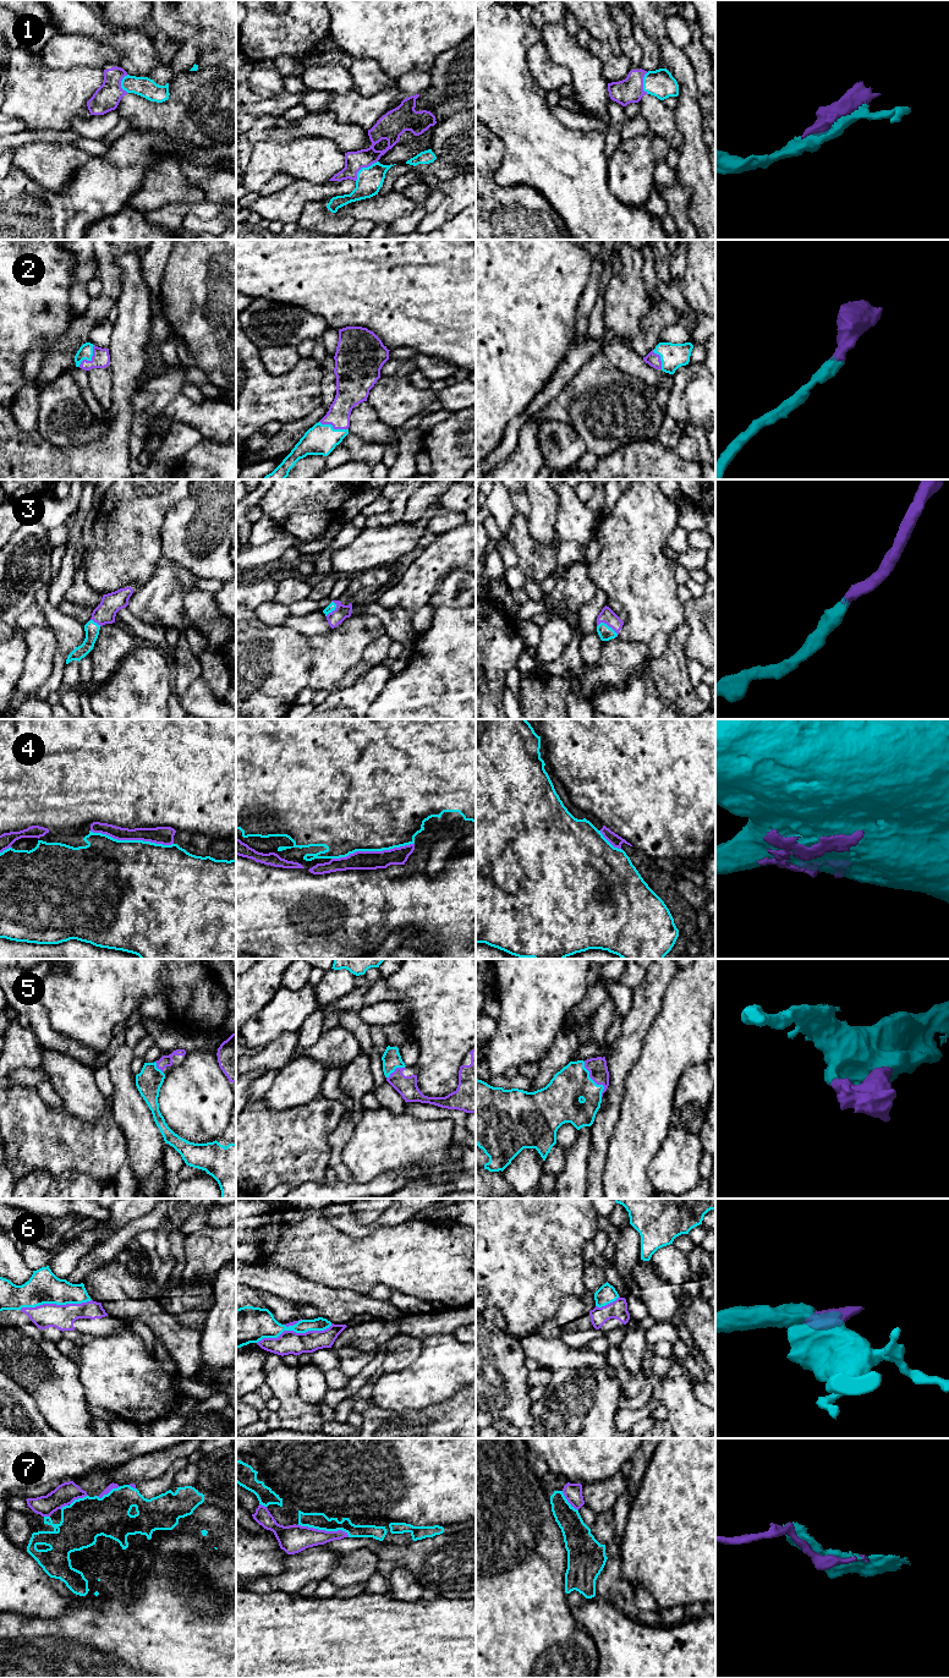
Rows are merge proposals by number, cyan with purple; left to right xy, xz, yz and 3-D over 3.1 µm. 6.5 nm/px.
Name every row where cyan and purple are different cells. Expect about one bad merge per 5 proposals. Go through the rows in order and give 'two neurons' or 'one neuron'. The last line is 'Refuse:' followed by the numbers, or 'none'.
1: one neuron
2: one neuron
3: one neuron
4: one neuron
5: one neuron
6: one neuron
7: one neuron
Refuse: none

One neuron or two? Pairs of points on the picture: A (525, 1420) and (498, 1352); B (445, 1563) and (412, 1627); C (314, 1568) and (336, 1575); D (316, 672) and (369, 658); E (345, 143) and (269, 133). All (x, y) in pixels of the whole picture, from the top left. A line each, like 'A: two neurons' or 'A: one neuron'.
A: one neuron
B: two neurons
C: two neurons
D: two neurons
E: one neuron

